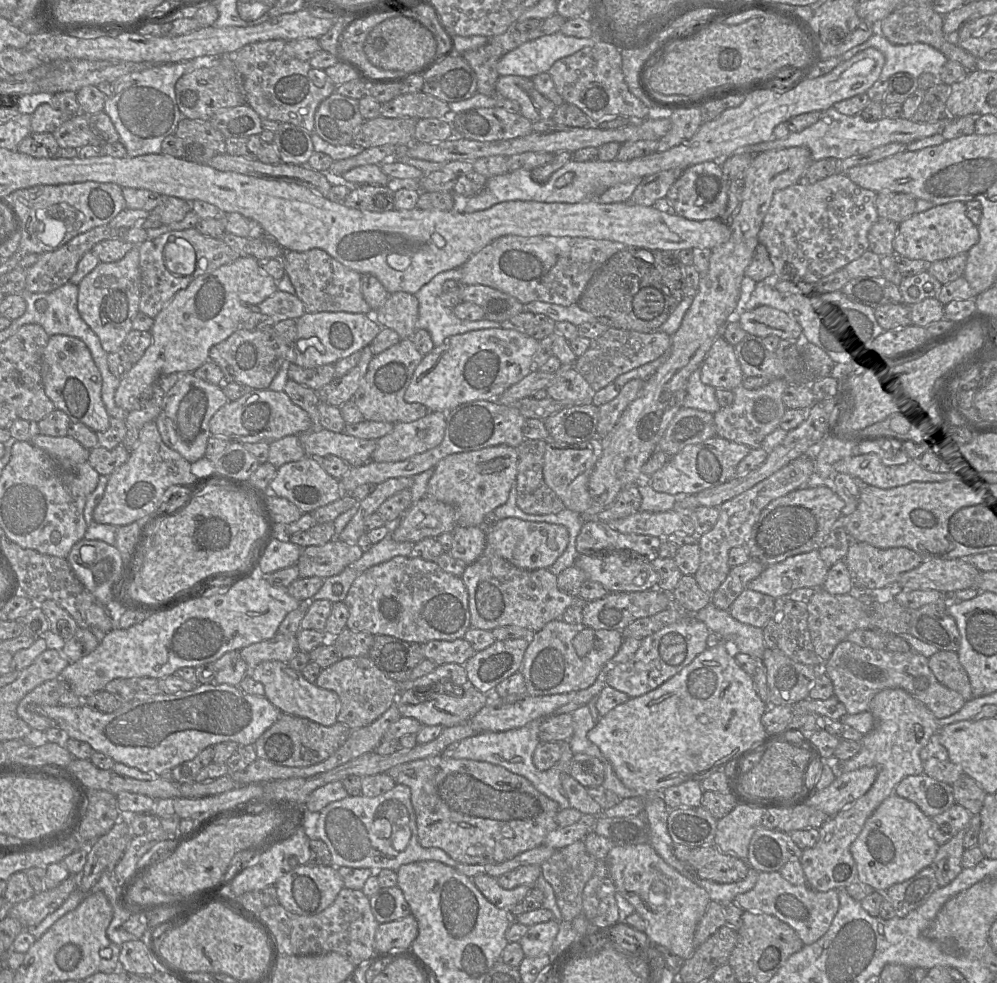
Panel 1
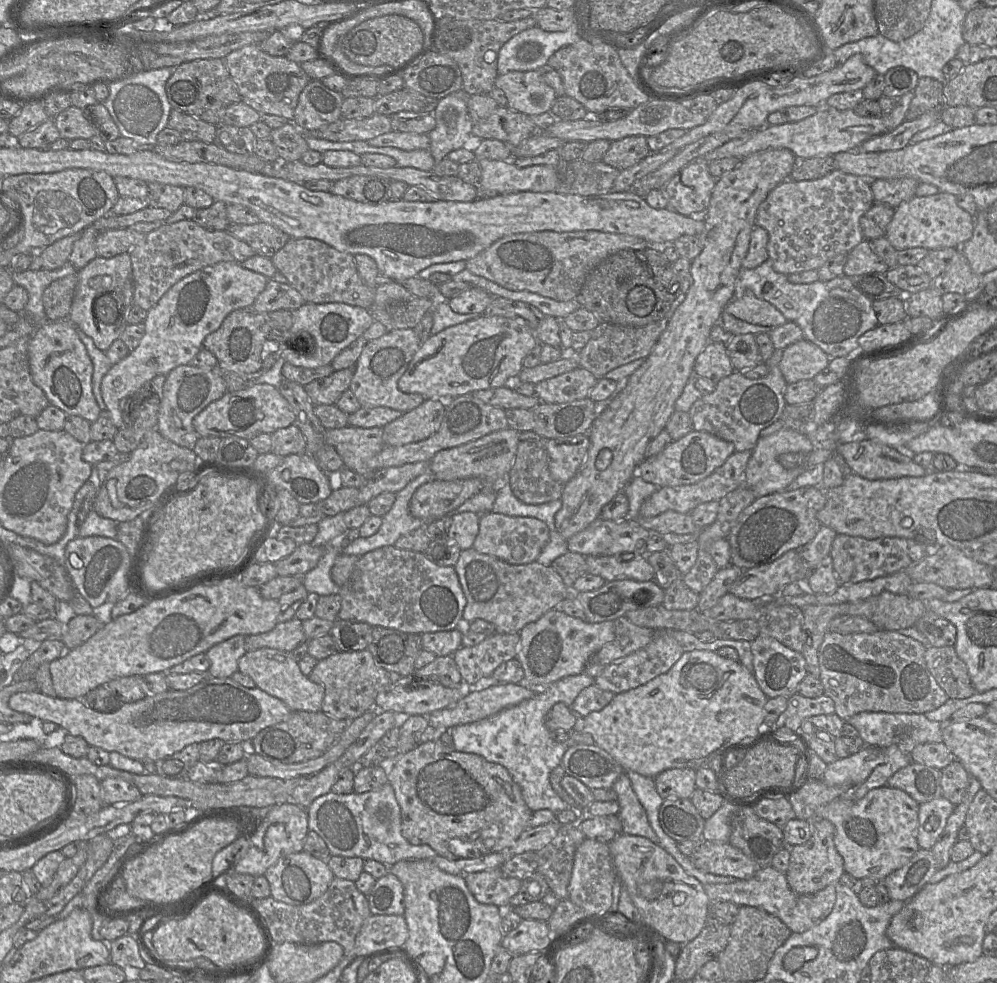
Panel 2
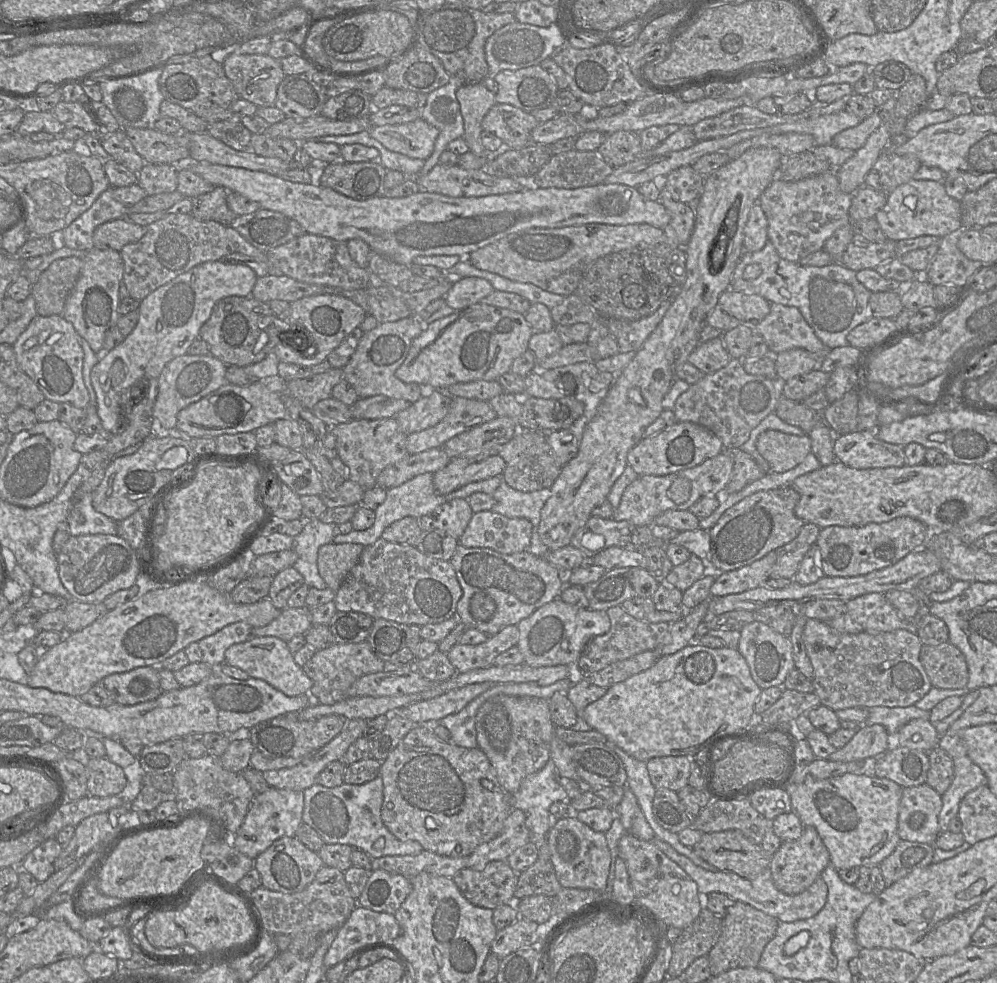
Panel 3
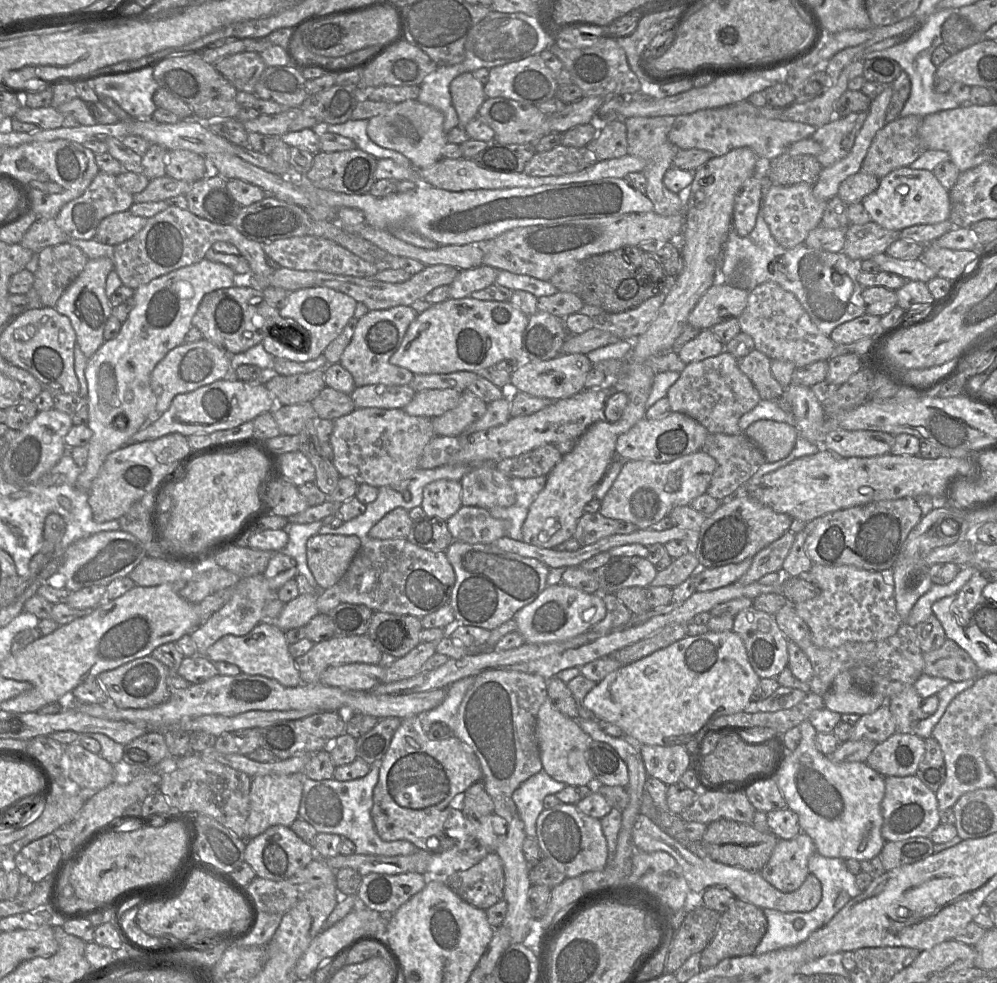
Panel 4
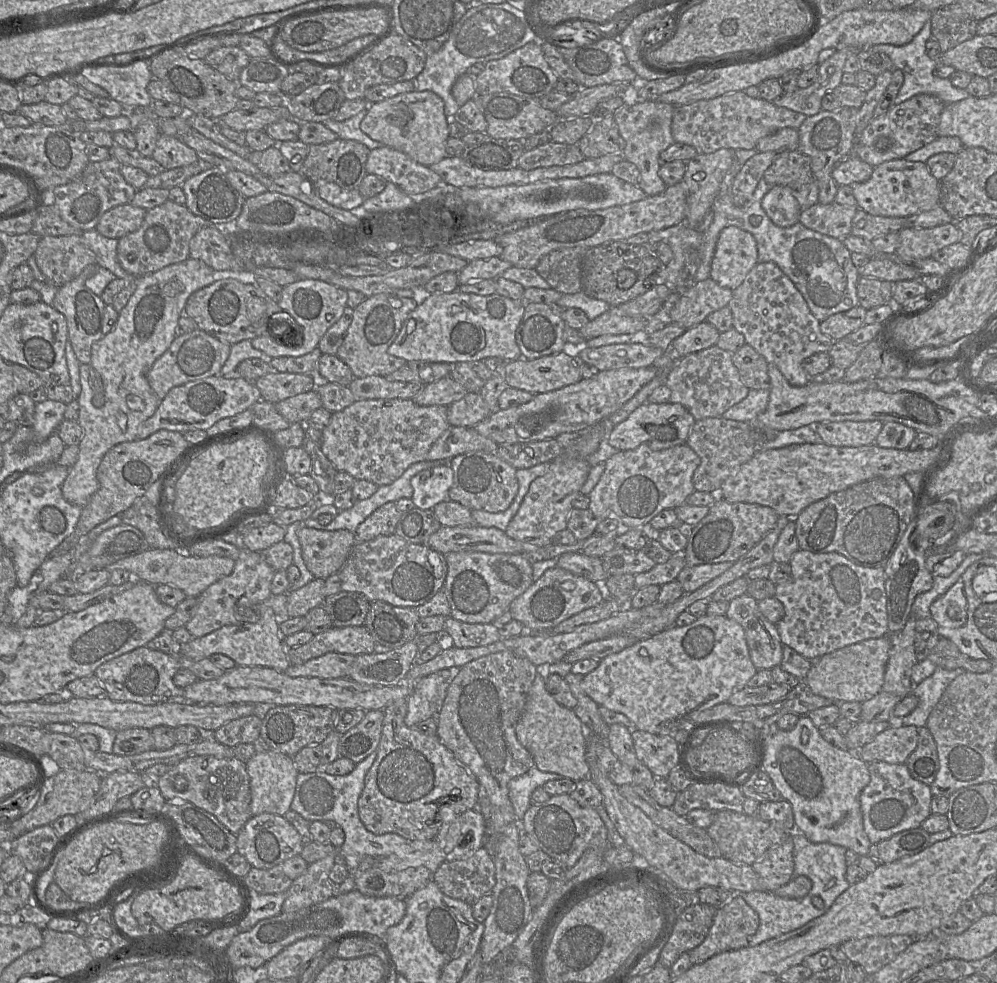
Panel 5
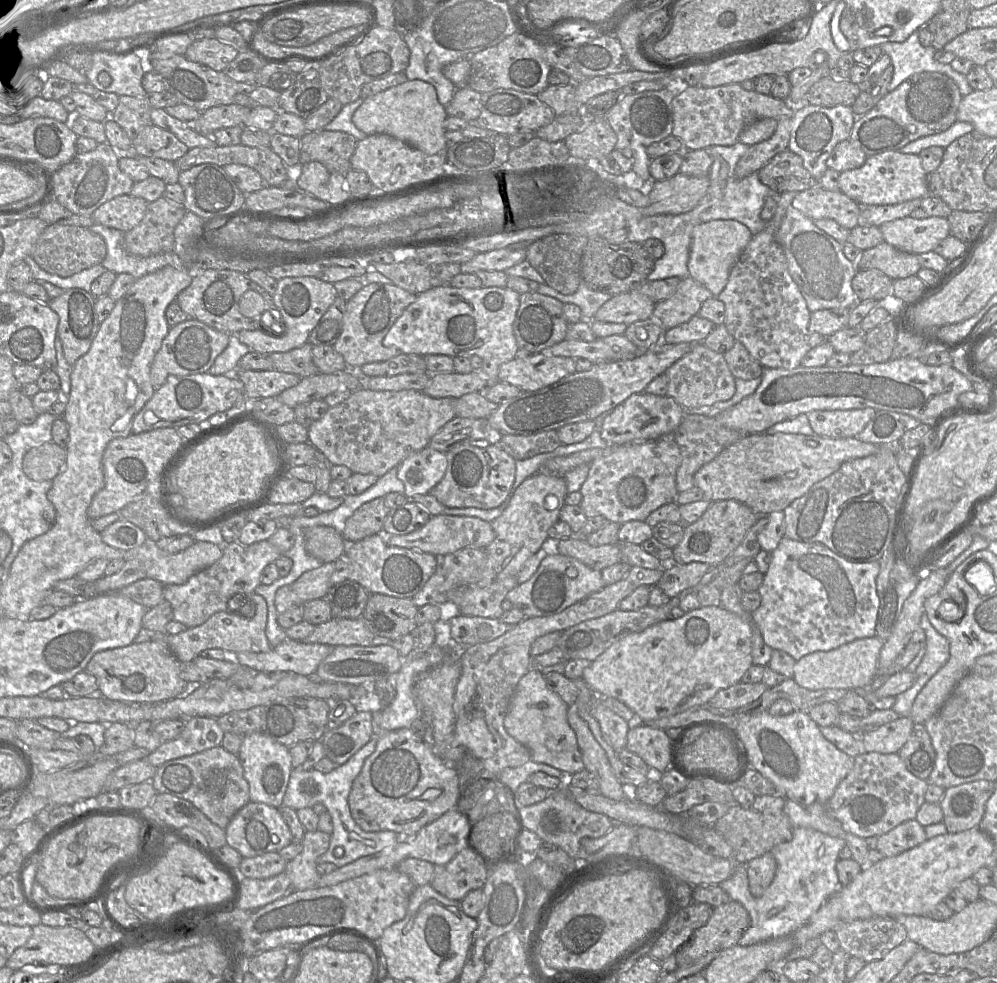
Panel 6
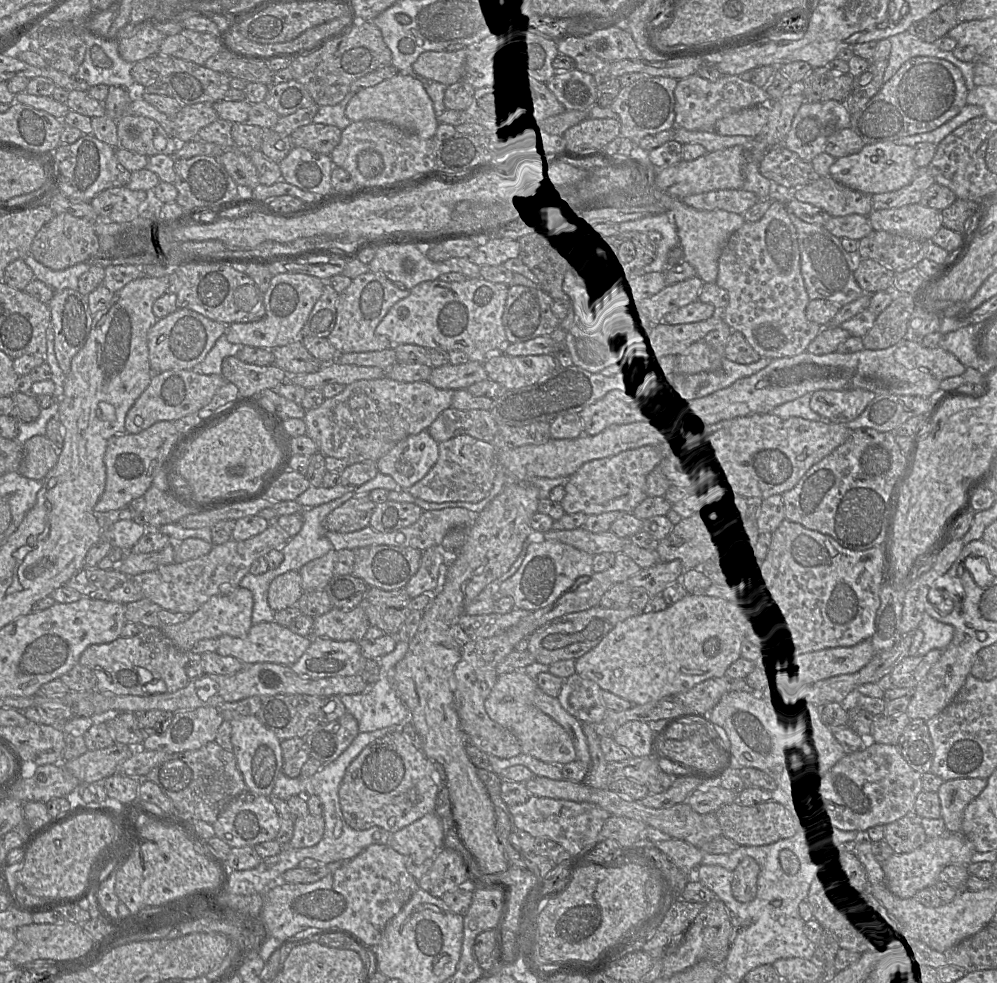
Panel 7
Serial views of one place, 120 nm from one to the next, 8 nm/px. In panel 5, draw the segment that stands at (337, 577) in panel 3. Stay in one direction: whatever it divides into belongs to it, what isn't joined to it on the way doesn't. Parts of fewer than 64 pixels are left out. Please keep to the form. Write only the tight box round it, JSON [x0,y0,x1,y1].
[299,525,357,580]

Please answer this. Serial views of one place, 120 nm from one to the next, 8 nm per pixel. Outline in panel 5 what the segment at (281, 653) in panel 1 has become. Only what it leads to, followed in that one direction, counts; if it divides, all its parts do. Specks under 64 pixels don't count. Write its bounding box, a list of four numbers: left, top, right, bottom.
[287,578,325,617]

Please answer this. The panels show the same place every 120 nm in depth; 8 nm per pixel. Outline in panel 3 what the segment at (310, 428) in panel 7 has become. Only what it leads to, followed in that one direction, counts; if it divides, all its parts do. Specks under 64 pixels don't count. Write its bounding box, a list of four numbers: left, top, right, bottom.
[329,417,410,489]

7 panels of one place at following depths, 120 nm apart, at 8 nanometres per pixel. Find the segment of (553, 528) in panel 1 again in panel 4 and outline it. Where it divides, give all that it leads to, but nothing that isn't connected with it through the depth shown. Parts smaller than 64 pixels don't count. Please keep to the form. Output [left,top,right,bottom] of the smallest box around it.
[446,505,510,544]

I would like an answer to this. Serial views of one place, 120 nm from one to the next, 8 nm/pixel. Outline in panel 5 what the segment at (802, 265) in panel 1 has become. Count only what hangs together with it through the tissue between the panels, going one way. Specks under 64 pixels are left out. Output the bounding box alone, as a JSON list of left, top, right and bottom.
[761,186,802,227]

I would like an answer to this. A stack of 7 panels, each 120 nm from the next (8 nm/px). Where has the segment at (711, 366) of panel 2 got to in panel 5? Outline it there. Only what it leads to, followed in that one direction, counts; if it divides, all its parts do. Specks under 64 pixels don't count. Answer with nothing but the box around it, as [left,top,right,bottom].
[670,322,720,357]

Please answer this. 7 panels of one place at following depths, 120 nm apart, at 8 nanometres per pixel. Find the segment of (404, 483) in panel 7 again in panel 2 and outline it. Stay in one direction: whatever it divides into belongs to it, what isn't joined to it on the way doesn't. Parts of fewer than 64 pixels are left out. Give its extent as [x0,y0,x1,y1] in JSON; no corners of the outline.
[444,512,479,550]

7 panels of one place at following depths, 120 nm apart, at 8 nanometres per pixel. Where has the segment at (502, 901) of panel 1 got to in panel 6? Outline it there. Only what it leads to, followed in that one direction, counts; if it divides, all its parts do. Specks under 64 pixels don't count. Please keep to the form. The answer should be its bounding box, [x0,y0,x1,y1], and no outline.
[429,847,491,901]

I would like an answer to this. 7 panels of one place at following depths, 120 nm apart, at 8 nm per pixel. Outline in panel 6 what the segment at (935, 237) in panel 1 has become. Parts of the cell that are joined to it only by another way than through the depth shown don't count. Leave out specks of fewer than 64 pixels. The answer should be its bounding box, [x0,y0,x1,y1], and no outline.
[838,151,931,205]

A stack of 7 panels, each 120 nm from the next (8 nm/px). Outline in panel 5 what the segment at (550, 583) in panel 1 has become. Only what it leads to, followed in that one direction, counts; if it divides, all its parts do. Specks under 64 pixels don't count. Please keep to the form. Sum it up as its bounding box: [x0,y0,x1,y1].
[445,551,534,623]

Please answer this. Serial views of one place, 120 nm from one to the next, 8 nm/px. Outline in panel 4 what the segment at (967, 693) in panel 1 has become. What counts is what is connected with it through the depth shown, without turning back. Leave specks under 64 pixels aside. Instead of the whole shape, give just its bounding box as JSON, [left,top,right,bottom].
[923,639,981,682]

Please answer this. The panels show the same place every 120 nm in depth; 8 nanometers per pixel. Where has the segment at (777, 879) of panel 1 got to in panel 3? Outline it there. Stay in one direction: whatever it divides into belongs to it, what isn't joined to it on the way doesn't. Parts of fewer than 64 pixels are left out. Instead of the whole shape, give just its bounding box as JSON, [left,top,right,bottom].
[651,836,828,922]

